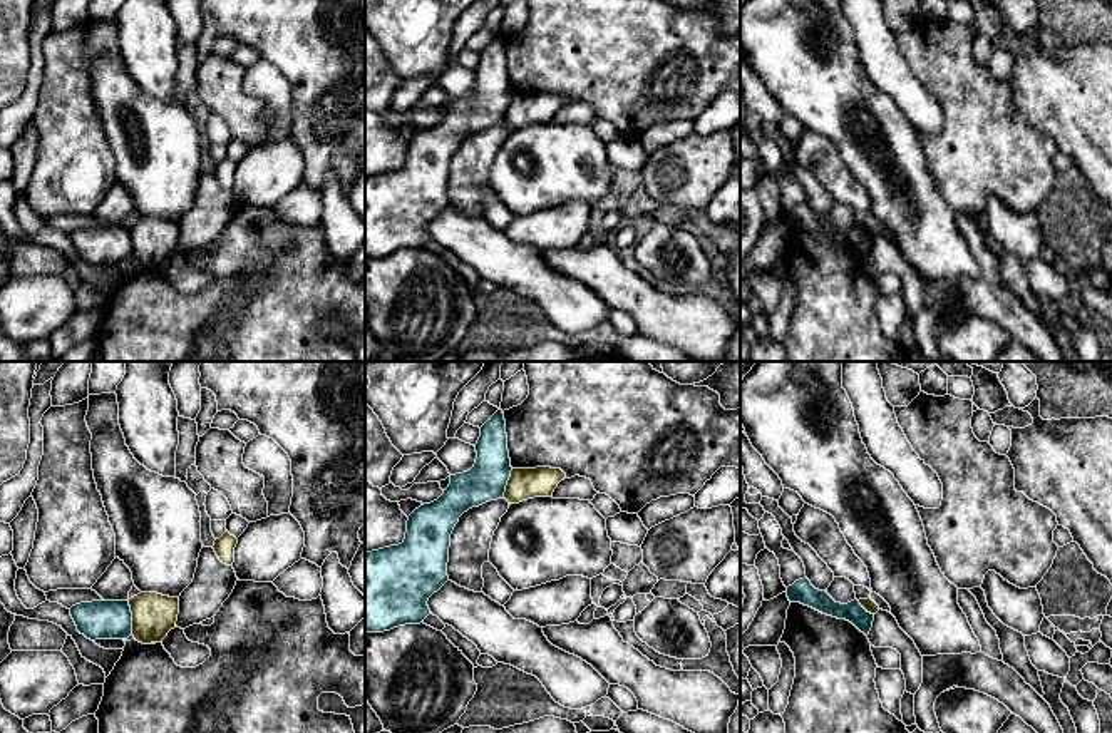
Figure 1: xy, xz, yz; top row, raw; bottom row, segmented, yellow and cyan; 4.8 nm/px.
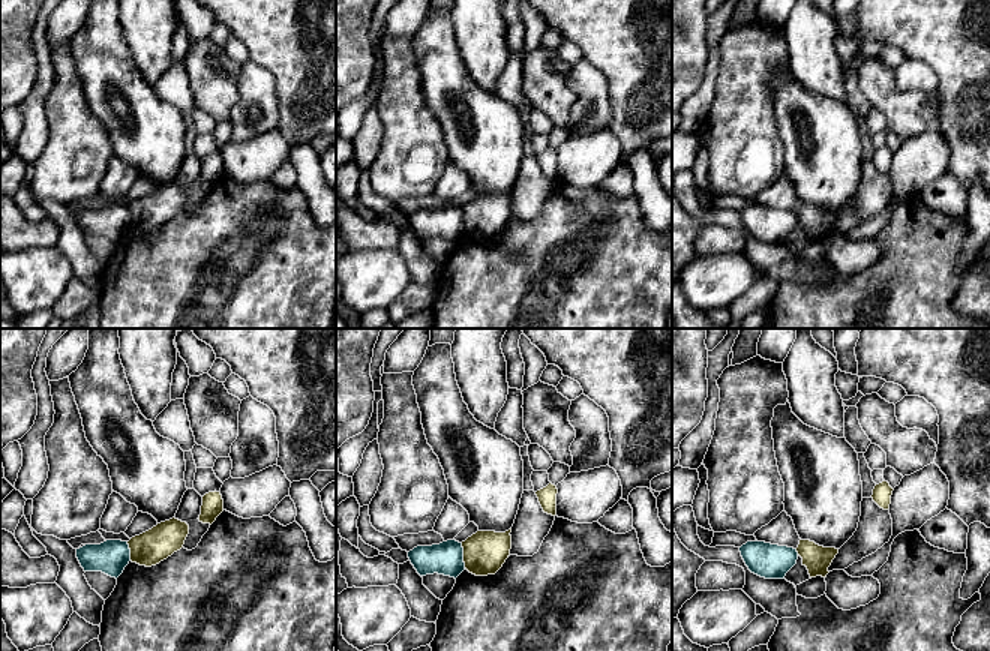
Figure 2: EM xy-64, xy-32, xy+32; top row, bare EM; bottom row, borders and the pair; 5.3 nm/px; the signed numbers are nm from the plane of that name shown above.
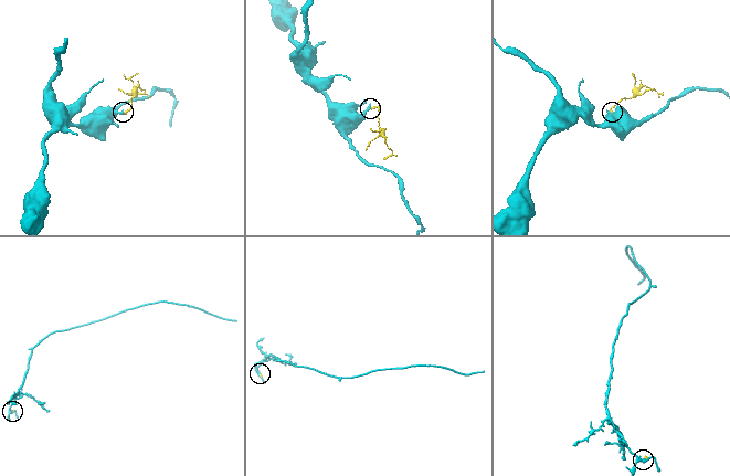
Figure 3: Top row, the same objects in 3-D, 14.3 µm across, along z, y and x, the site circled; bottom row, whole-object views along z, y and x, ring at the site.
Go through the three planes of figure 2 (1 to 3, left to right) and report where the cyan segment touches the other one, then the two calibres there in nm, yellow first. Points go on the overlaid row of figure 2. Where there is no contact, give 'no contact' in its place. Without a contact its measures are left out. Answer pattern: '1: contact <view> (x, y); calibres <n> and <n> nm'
1: contact xy-64 (131, 551); calibres 180 and 180 nm
2: contact xy-32 (464, 555); calibres 240 and 180 nm
3: contact xy+32 (797, 551); calibres 150 and 190 nm

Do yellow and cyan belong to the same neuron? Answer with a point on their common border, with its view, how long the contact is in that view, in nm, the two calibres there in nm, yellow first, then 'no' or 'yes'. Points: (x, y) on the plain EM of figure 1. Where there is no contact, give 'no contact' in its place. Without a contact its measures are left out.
contact xy (133, 243); length 160 nm; calibres 200 and 190 nm; no

